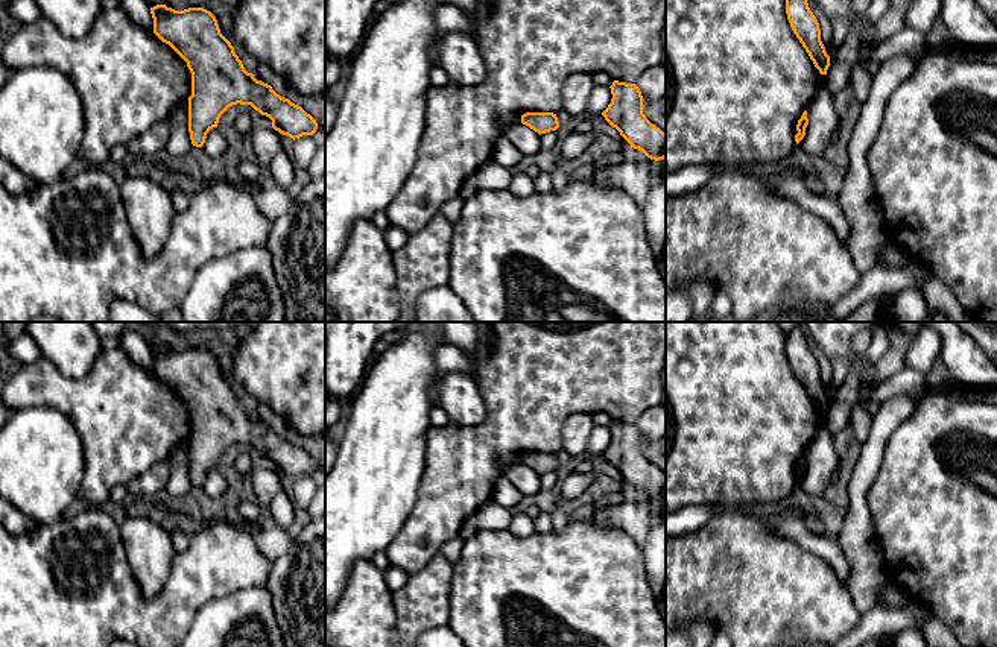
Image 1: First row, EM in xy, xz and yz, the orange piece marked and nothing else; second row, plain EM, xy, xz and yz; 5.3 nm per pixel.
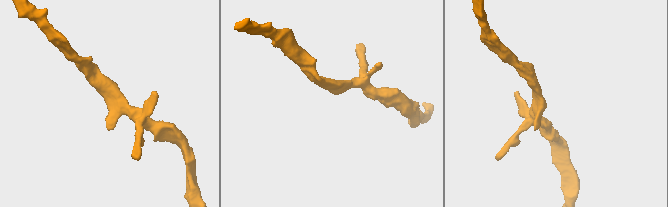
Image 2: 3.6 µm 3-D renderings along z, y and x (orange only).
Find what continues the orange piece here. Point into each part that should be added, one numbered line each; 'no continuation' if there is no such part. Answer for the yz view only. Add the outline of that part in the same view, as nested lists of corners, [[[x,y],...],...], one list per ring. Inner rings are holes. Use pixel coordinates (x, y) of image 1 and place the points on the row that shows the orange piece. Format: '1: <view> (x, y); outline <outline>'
no continuation

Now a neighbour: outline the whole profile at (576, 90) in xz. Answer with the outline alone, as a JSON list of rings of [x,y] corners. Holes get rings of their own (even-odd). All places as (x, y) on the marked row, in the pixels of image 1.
[[[574,73],[570,77],[564,80],[562,87],[562,100],[564,100],[564,109],[570,115],[585,115],[587,114],[587,105],[590,94],[593,91],[594,80],[593,74],[590,73]]]

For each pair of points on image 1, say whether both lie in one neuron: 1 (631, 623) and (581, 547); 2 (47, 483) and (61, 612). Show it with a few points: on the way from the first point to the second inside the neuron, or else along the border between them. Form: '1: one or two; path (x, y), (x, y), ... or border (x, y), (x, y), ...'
1: one; path (613, 605), (587, 579), (585, 565)
2: two; border (64, 514), (52, 523), (38, 524)

